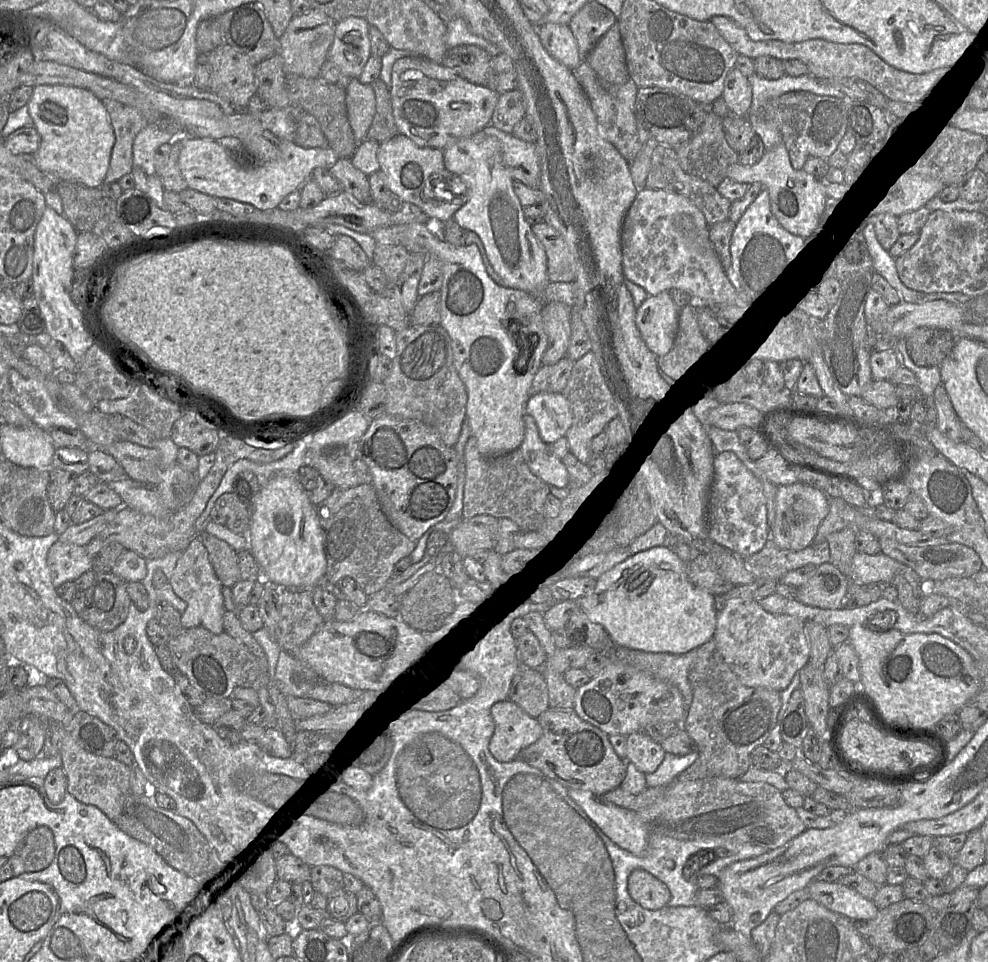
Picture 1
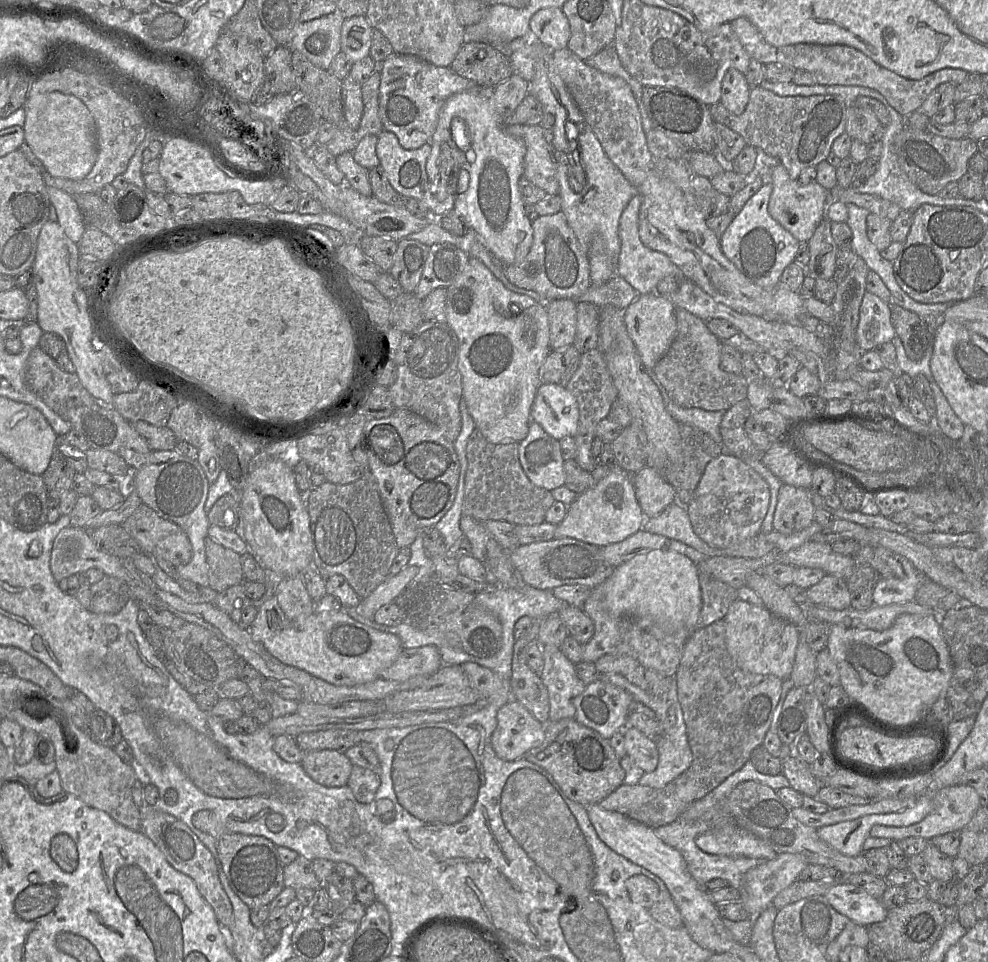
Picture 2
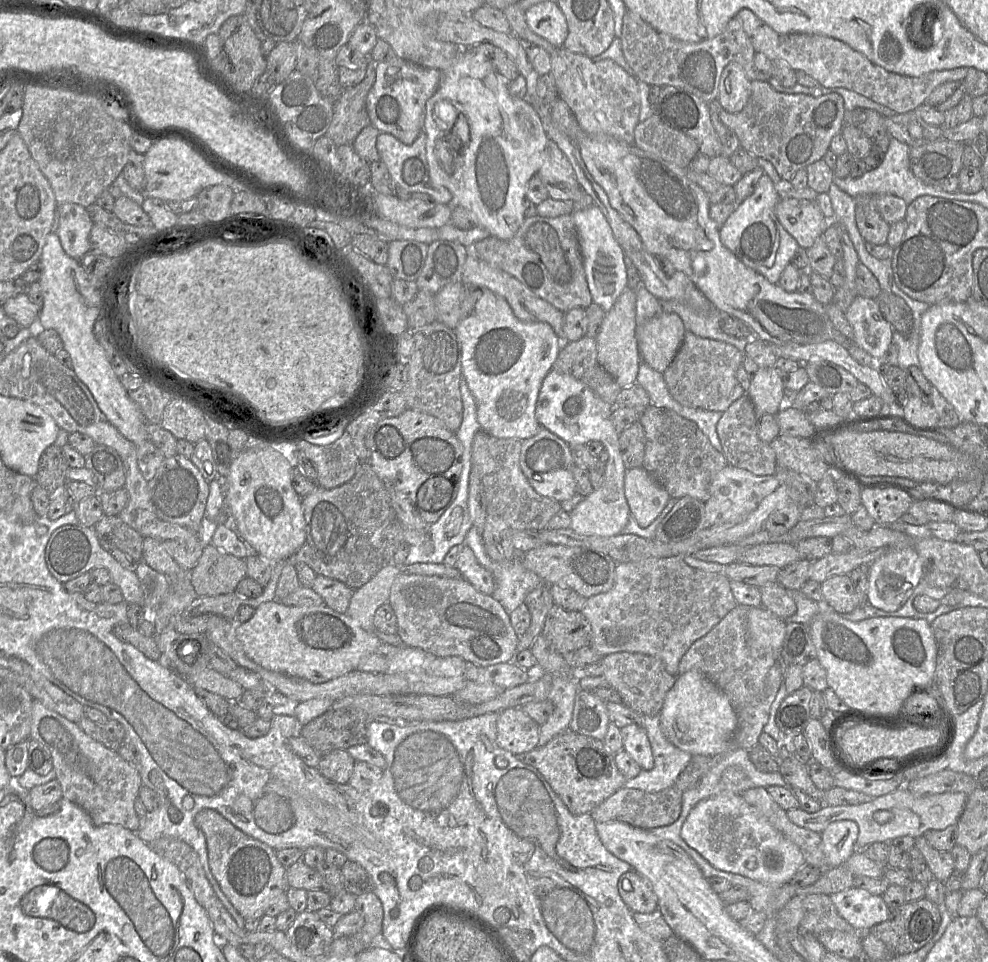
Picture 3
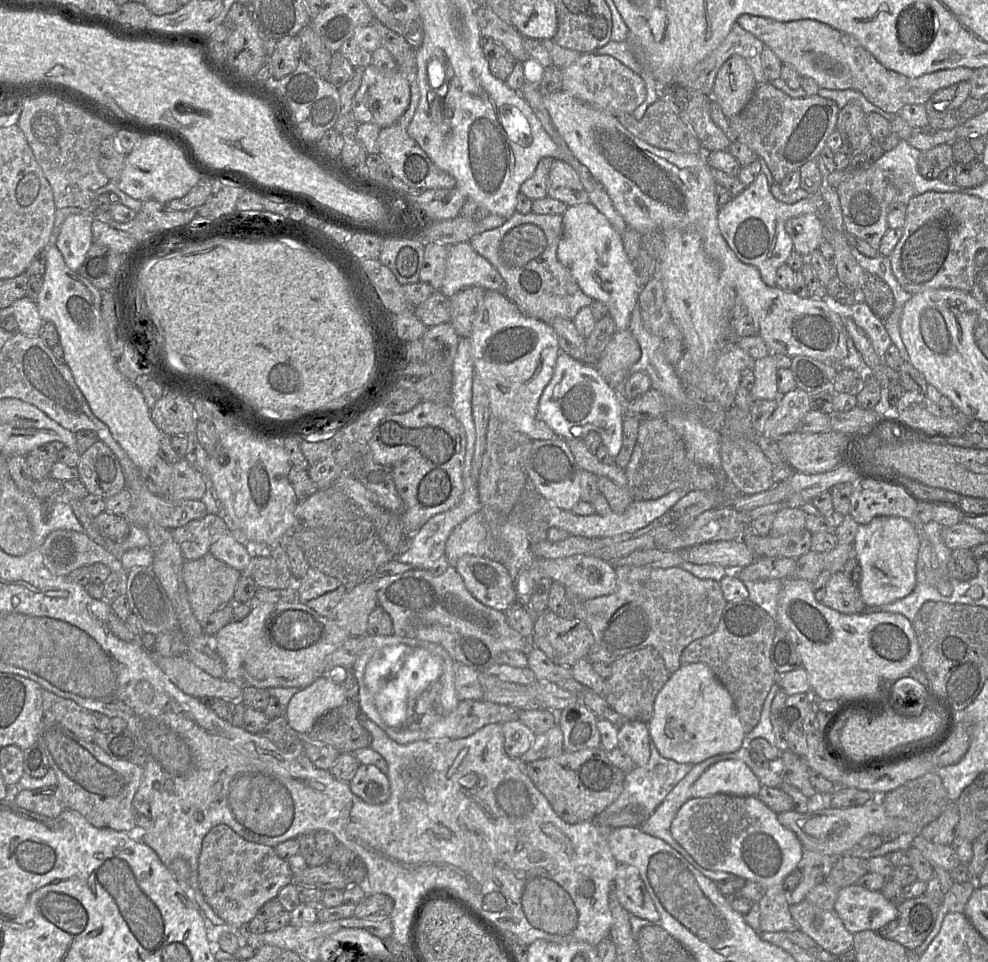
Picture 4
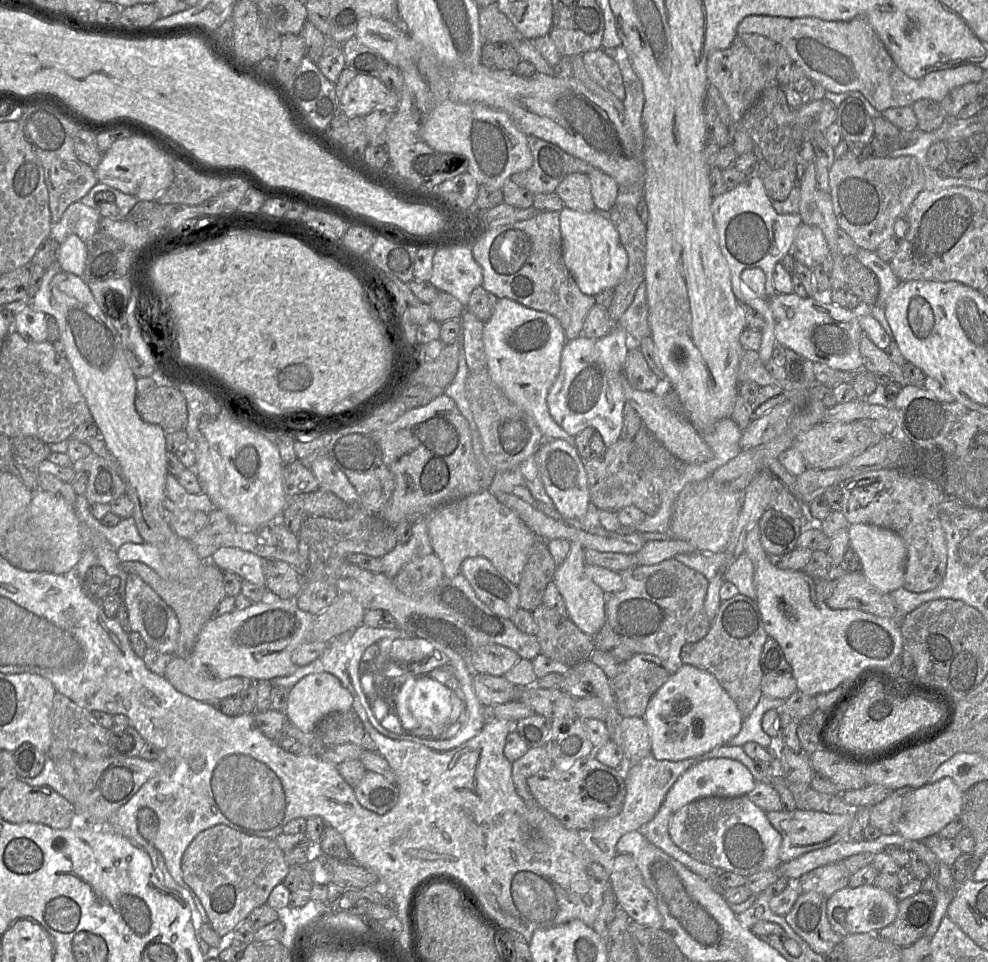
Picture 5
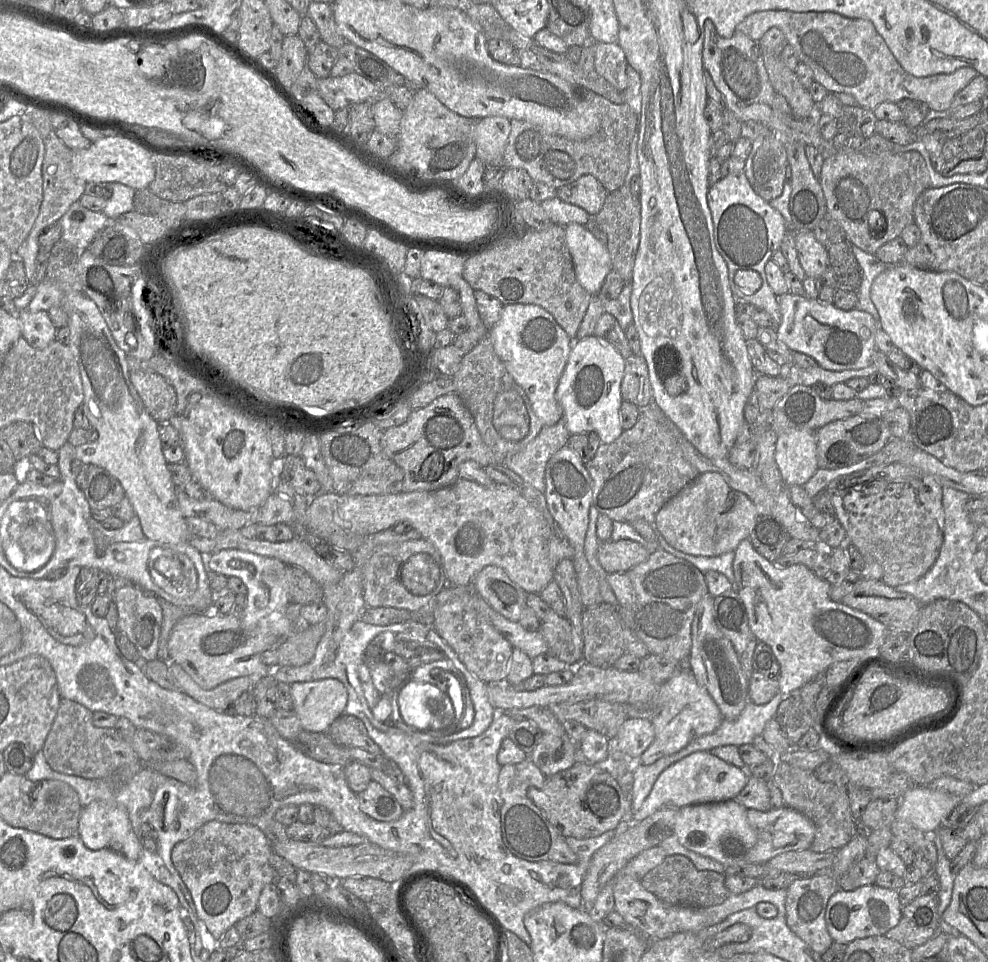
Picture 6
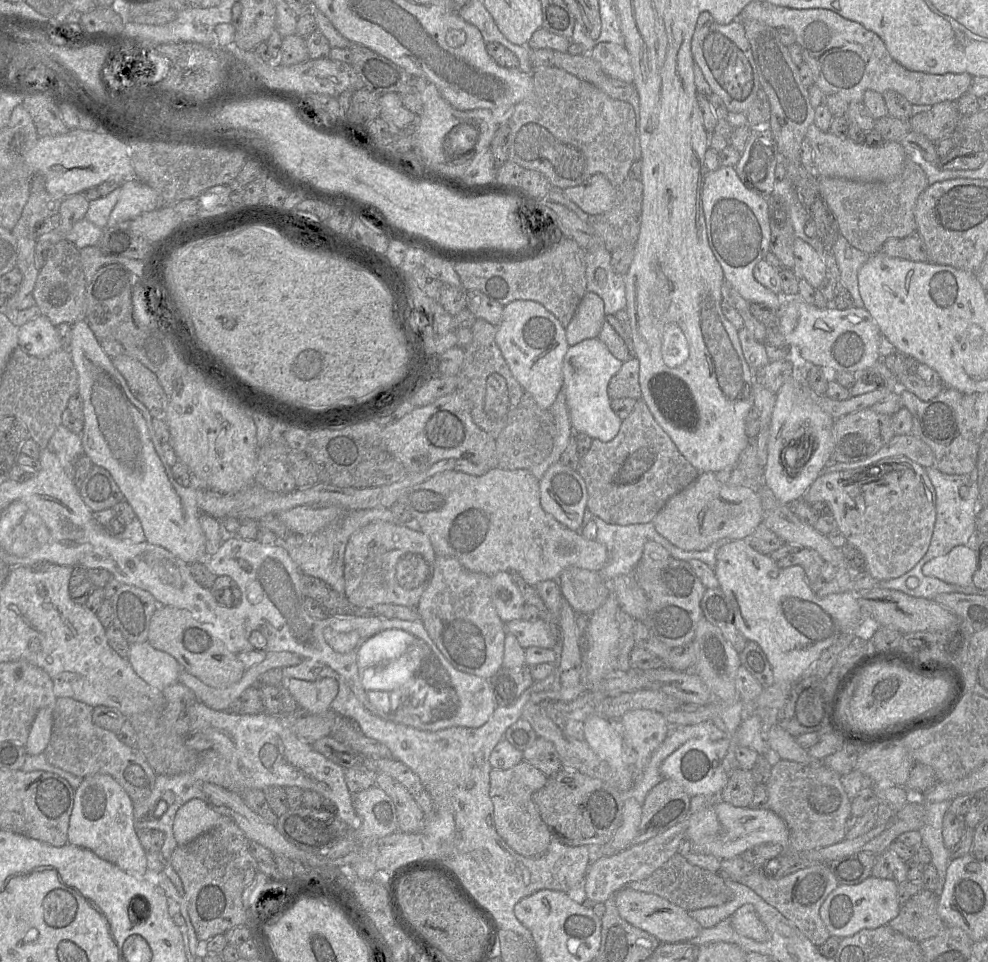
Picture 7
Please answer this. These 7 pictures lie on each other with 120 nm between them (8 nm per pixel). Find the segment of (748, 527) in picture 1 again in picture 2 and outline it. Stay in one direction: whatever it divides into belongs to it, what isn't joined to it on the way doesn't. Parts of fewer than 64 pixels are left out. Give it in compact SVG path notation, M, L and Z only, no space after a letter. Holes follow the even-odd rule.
M721 454L707 465L686 509L695 533L711 547L725 549L761 532L769 503L767 482L741 459Z

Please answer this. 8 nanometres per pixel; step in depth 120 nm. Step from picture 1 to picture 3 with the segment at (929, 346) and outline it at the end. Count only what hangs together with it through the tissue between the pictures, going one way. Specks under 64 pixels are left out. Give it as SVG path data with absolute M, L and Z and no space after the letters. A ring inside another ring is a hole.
M882 291L876 300L884 319L895 331L908 336L912 331L914 319L909 306L900 297Z

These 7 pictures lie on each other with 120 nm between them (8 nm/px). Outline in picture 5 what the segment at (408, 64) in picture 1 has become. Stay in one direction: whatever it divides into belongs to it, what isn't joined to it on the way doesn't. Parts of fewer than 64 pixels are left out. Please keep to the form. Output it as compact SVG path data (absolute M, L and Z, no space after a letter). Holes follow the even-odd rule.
M358 74L341 97L341 111L348 119L374 110L396 110L398 104L397 93L389 90L379 78L365 74Z

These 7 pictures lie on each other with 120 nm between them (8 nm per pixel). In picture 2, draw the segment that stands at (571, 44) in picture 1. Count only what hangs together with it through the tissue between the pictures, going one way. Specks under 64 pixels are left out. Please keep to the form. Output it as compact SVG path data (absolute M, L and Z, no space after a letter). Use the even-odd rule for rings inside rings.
M544 8L531 17L530 35L551 50L565 49L571 36L570 24L562 9Z

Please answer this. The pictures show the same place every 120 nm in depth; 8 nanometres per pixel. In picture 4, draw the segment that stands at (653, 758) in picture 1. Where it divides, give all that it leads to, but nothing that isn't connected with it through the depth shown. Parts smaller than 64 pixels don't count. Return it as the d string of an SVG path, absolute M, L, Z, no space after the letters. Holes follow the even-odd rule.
M626 721L618 728L618 747L634 762L645 766L650 758L650 732L643 721Z

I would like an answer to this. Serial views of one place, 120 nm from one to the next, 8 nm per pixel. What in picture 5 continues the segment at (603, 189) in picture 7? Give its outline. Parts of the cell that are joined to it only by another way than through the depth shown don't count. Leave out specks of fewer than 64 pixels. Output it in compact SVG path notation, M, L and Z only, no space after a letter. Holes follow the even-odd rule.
M572 173L567 175L560 182L555 193L563 201L565 208L585 213L596 210L590 180L586 174Z

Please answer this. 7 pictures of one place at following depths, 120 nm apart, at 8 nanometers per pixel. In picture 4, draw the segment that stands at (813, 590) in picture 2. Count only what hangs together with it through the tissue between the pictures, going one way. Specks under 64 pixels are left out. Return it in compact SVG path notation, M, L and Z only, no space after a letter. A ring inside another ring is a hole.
M842 571L831 575L821 602L843 614L861 614L866 607L858 586Z

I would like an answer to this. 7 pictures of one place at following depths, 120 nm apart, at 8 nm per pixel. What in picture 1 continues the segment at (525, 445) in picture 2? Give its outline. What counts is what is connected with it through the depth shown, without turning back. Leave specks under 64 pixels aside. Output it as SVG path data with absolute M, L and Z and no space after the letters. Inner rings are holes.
M524 415L525 436L519 447L531 472L549 486L568 487L569 474L563 461L556 457L551 445L544 442L534 418Z

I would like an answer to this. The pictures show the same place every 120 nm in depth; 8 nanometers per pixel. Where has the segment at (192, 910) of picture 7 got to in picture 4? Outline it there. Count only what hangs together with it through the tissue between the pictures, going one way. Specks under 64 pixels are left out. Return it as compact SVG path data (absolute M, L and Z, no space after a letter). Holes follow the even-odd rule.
M229 826L213 827L202 841L197 868L198 886L206 902L227 924L244 927L256 917L258 910L269 900L276 898L280 889L294 881L294 862L280 858L275 849L264 844L244 839Z

